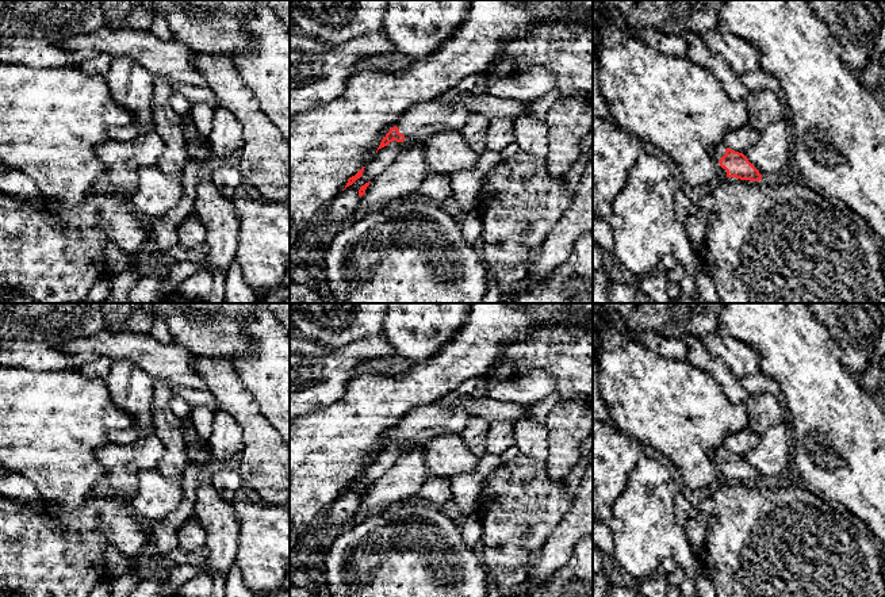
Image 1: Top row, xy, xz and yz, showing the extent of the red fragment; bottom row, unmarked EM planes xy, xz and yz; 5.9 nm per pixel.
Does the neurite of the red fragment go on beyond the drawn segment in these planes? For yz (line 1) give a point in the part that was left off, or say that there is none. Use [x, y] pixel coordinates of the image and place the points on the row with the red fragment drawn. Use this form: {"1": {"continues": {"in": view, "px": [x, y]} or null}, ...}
{"1": {"continues": {"in": "yz", "px": [717, 150]}}}

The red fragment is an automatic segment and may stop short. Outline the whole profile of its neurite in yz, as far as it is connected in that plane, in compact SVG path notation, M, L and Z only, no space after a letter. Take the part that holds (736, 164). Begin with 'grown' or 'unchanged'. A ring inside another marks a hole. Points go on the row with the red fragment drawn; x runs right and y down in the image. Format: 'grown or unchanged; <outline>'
grown; M724 143L714 145L710 149L713 157L720 162L723 176L736 177L740 180L759 181L762 175L748 161L748 158L739 152L727 148Z

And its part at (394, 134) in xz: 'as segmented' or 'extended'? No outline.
extended

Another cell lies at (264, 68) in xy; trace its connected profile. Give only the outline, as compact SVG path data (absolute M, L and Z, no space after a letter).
M256 3L242 23L253 38L246 51L235 53L231 60L244 84L253 92L260 110L279 129L290 145L290 32L279 18L264 4Z

